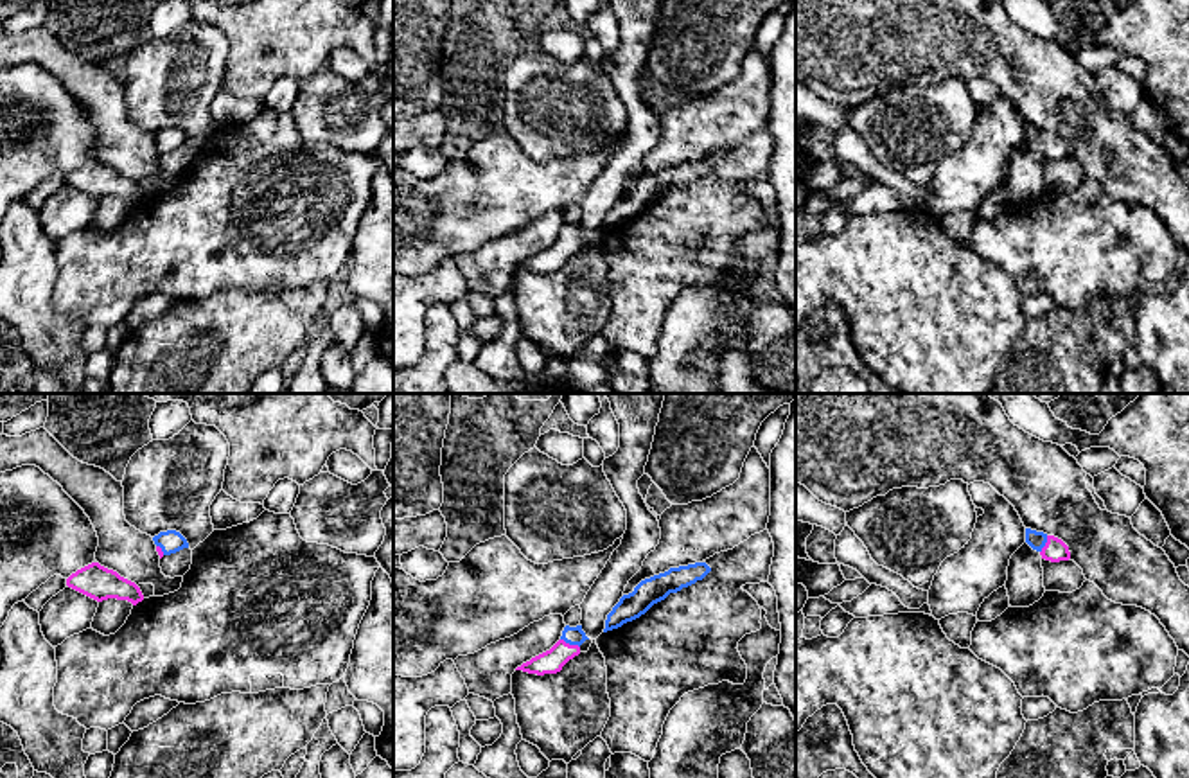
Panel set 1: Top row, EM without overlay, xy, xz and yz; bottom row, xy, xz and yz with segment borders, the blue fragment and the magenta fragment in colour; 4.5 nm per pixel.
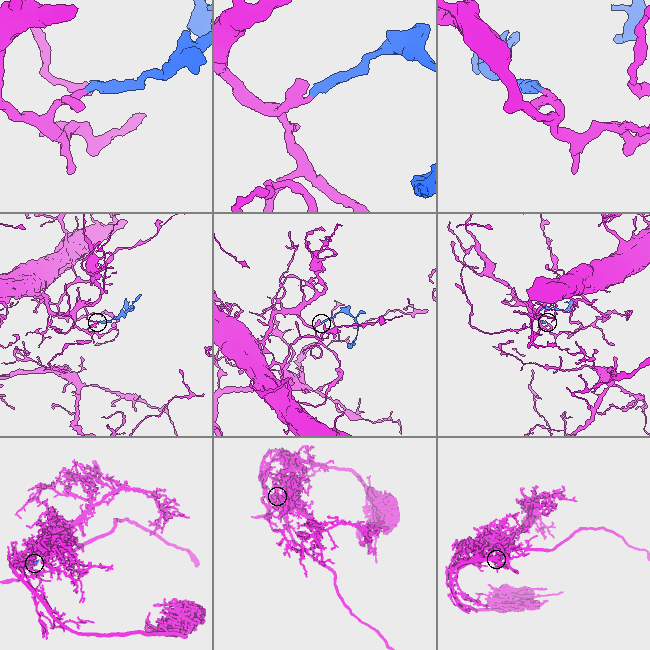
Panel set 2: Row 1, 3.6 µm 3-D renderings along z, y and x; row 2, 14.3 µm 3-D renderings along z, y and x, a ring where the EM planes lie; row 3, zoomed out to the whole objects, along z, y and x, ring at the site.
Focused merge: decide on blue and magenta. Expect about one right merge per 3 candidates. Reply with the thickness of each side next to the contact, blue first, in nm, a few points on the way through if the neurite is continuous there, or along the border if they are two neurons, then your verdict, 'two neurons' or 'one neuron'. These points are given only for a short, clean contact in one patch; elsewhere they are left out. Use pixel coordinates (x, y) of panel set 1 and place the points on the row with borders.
calibres 80 and 110 nm; way xz (570, 635), (570, 644), (550, 662); one neuron

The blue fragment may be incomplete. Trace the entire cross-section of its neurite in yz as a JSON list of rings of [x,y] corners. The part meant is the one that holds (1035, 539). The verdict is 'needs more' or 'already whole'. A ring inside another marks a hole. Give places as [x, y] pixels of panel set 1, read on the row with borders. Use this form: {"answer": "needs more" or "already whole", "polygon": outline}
{"answer": "needs more", "polygon": [[[1026,528],[1026,543],[1045,561],[1060,562],[1070,559],[1069,546],[1054,535]]]}

